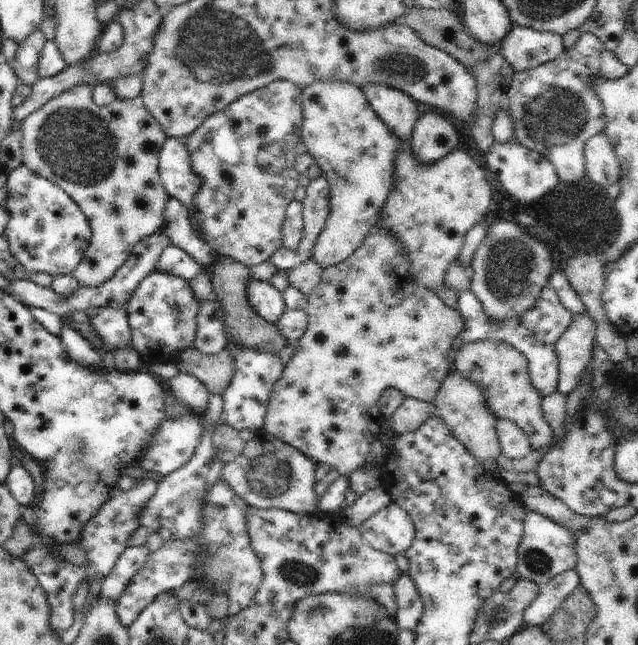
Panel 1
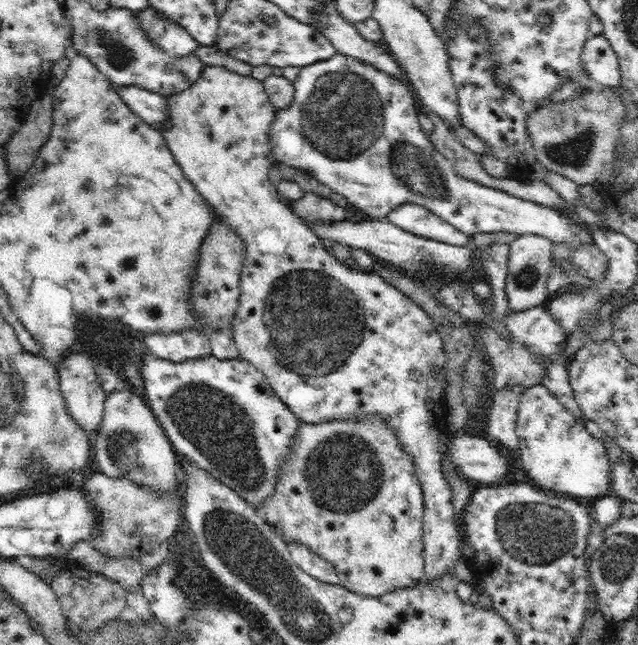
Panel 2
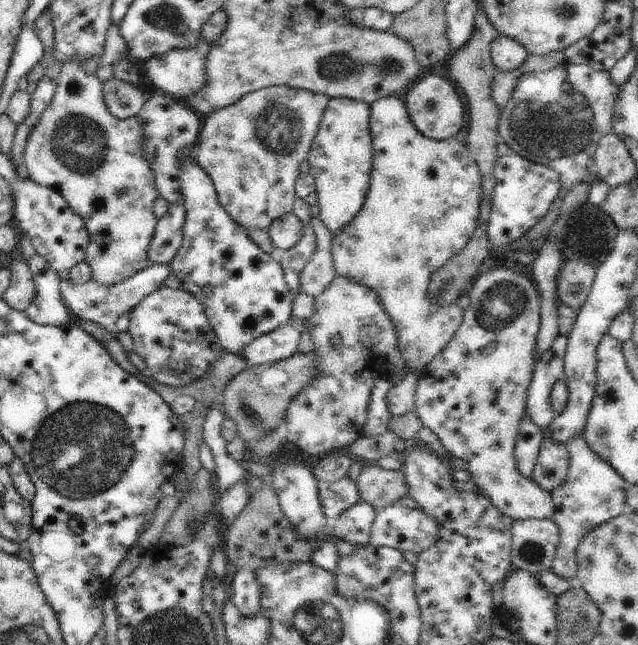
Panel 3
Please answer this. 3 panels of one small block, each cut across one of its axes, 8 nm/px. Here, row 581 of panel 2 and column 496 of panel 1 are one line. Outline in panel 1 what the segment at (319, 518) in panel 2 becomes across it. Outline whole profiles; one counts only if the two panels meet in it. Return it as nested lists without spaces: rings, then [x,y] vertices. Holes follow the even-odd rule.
[[[486,339],[462,346],[454,356],[452,369],[460,372],[464,378],[474,382],[482,390],[486,398],[486,408],[498,421],[510,420],[520,426],[531,441],[531,448],[546,456],[554,444],[553,430],[544,420],[541,407],[543,398],[530,382],[527,364],[526,356],[510,343],[499,339]]]

